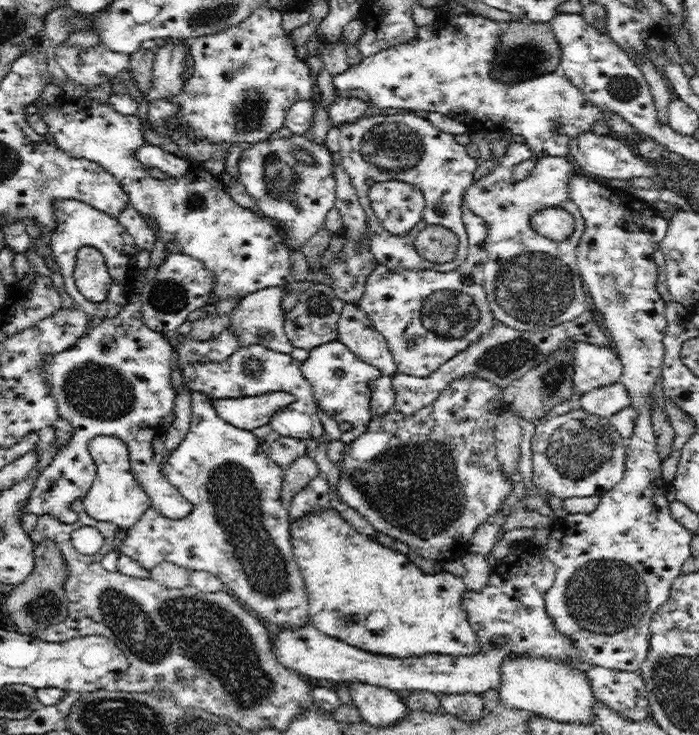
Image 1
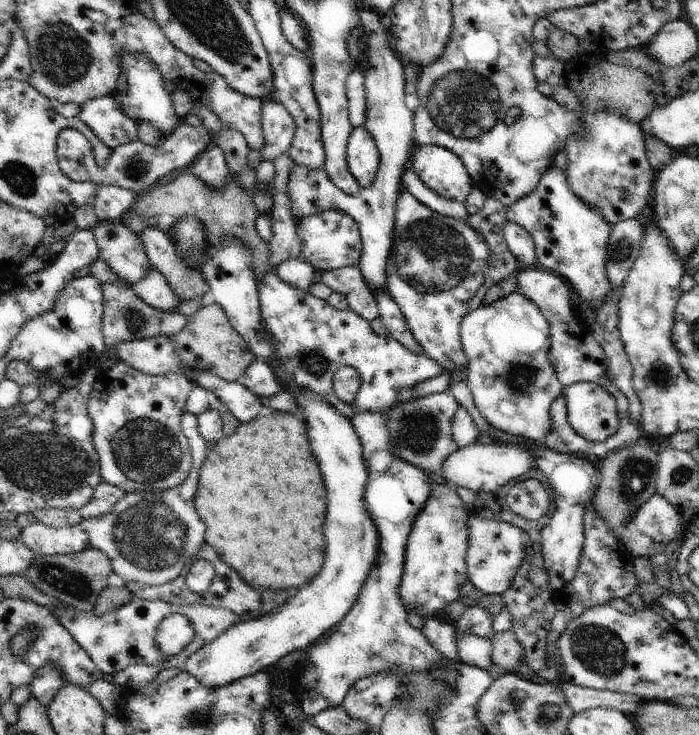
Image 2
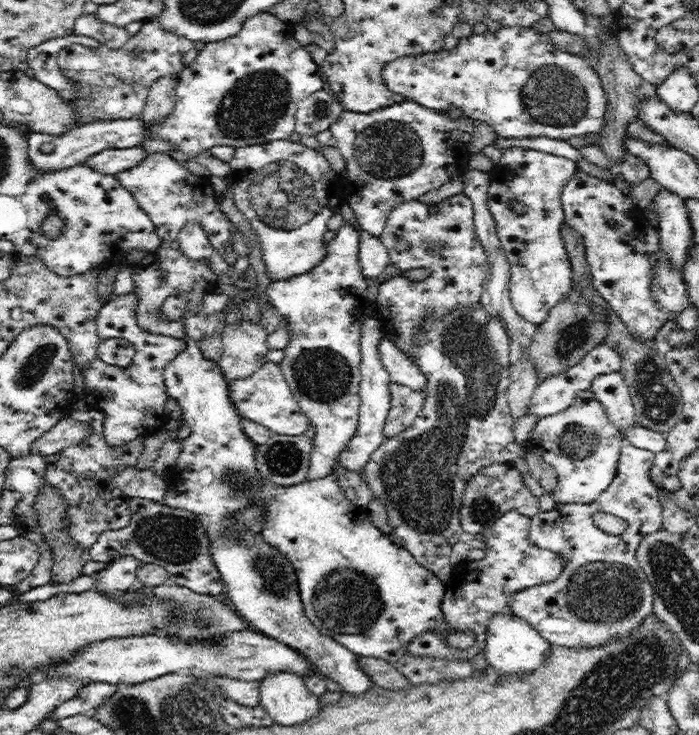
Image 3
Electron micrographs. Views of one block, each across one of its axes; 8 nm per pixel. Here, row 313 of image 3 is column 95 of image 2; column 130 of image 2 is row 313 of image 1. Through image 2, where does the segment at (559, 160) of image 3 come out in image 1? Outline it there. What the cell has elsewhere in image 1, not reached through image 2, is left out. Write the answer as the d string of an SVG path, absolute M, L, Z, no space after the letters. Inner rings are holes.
M511 142L506 153L501 157L499 166L466 188L463 197L464 204L482 218L488 227L488 234L484 240L488 256L483 267L483 277L489 307L495 320L499 320L514 330L536 332L552 328L552 326L577 319L589 308L576 257L576 248L578 248L578 242L584 232L584 217L578 206L569 198L568 191L570 180L576 174L573 166L568 162L568 158L549 155L536 157L526 142ZM529 159L536 162L536 168L524 180L513 182L514 167ZM550 207L562 207L574 216L574 232L570 238L566 238L562 242L540 236L530 226L532 215Z

